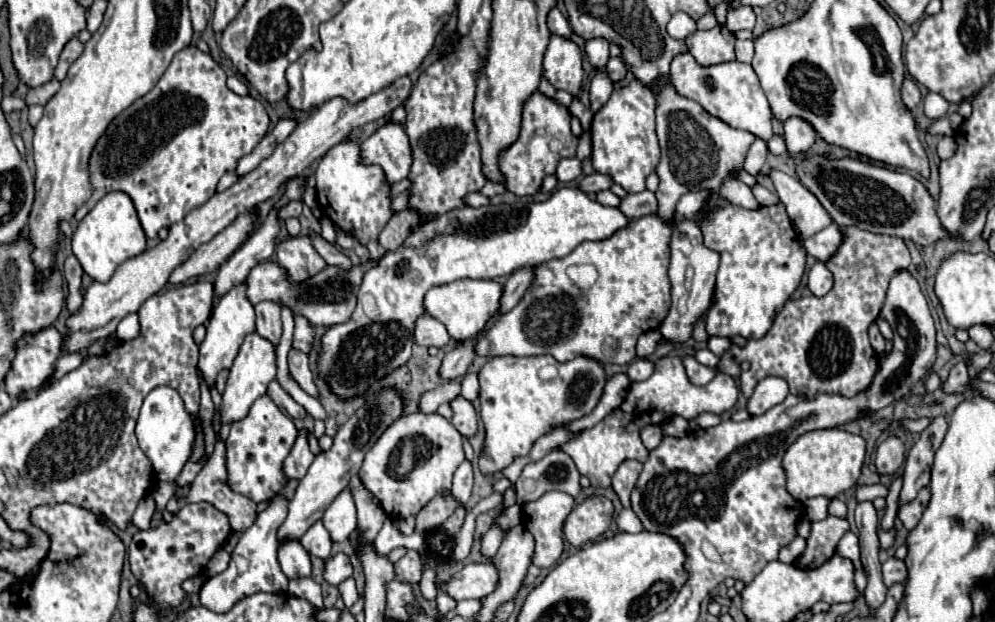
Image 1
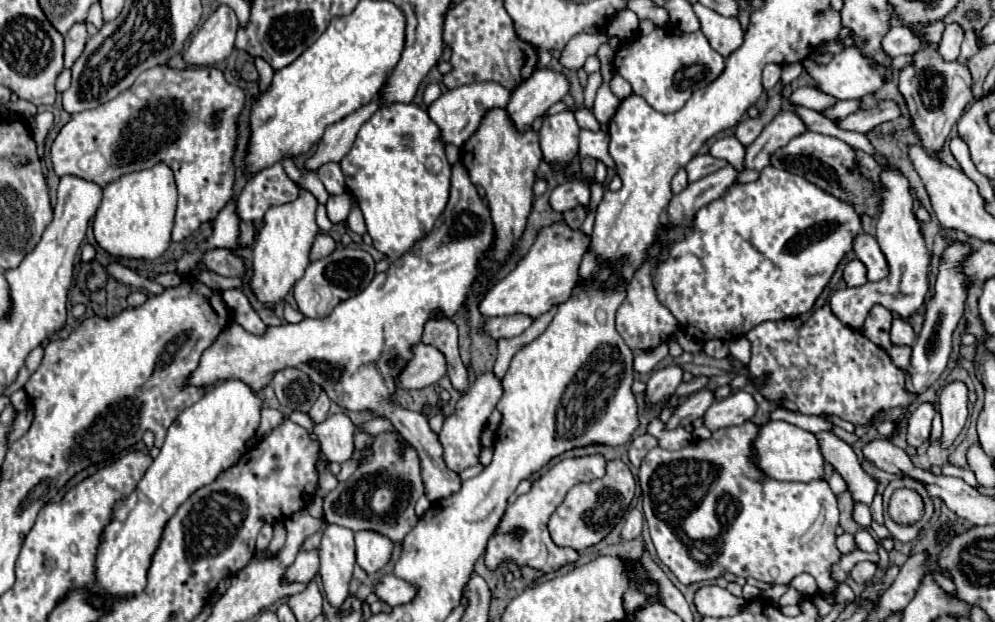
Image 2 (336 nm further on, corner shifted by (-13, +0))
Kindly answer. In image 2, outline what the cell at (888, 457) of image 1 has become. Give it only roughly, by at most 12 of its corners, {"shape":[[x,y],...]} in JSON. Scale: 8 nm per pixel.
{"shape":[[922,402],[908,420],[908,444],[930,438],[934,404]]}

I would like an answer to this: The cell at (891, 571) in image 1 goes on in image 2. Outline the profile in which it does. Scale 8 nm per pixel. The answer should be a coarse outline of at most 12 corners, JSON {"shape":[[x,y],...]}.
{"shape":[[858,562],[850,576],[854,582],[872,582],[876,564]]}

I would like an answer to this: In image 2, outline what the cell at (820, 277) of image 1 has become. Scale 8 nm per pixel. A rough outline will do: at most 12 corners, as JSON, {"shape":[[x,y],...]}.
{"shape":[[852,260],[844,266],[844,280],[848,286],[862,286],[864,264]]}

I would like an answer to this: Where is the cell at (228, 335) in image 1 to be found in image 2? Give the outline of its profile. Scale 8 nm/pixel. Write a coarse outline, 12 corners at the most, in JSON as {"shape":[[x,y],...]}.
{"shape":[[316,196],[270,206],[252,290],[274,308],[310,264]]}

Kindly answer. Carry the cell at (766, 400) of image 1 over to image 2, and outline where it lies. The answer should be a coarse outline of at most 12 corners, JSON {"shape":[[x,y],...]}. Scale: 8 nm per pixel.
{"shape":[[736,390],[704,414],[712,432],[756,414],[754,398]]}

